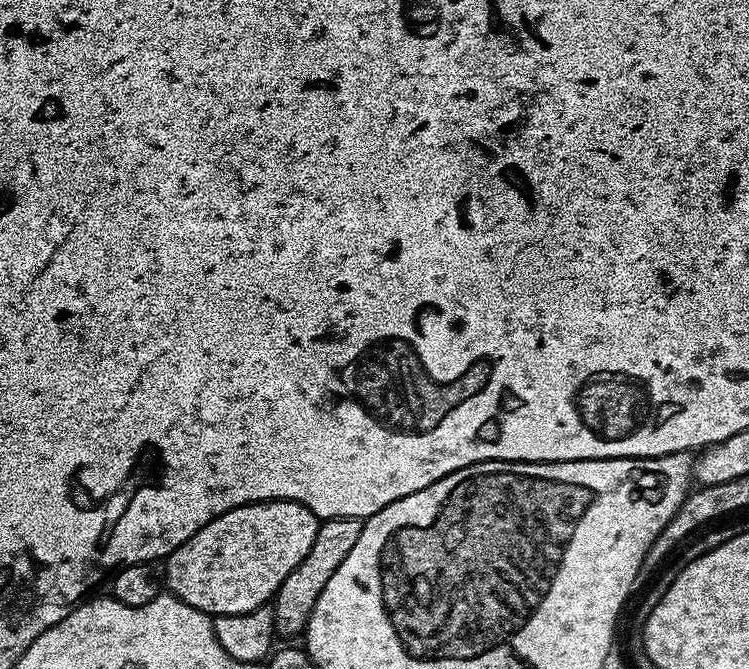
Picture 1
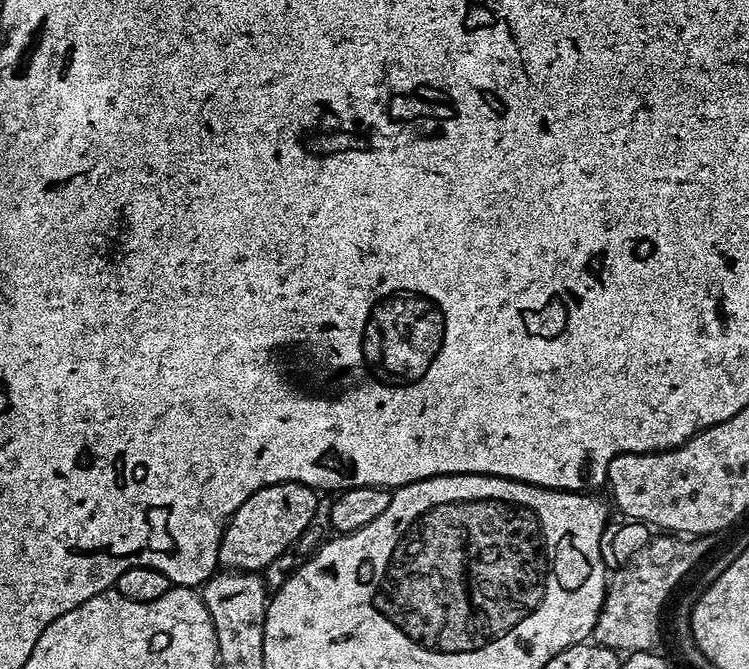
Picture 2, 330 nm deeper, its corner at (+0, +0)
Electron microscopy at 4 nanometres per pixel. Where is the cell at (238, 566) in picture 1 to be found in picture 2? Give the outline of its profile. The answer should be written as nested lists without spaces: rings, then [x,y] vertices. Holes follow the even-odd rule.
[[[299,482],[271,484],[246,498],[232,515],[220,543],[220,564],[228,570],[259,573],[311,526],[318,501],[315,488]]]

